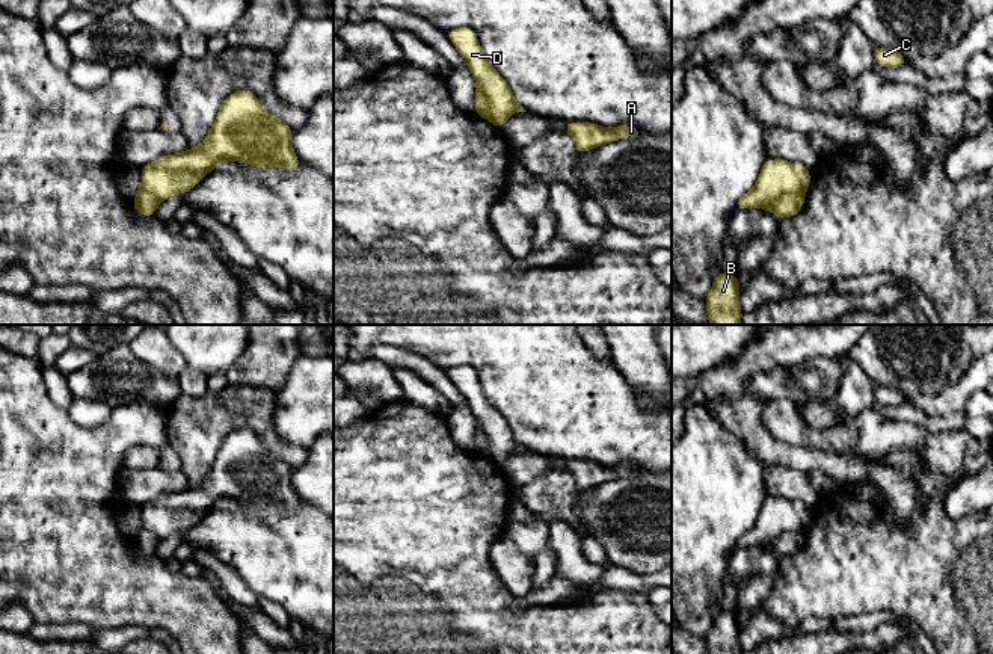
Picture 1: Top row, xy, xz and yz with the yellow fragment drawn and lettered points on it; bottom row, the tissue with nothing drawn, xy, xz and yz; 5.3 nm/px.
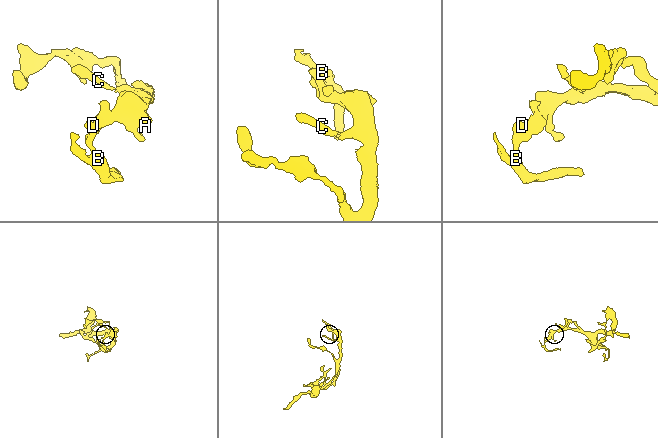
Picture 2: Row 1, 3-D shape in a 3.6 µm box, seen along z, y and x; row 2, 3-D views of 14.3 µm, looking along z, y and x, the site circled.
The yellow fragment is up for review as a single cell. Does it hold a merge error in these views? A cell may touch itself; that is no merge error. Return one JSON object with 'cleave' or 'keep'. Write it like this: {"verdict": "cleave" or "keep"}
{"verdict": "cleave"}

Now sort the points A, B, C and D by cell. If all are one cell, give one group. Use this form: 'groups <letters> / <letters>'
groups A C D / B

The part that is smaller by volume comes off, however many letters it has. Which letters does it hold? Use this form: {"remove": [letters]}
{"remove": ["B"]}

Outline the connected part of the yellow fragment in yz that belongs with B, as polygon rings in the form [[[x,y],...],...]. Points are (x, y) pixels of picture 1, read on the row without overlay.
[[[721,609],[720,613],[714,616],[705,643],[708,654],[742,654],[739,645],[739,619],[735,612]]]

